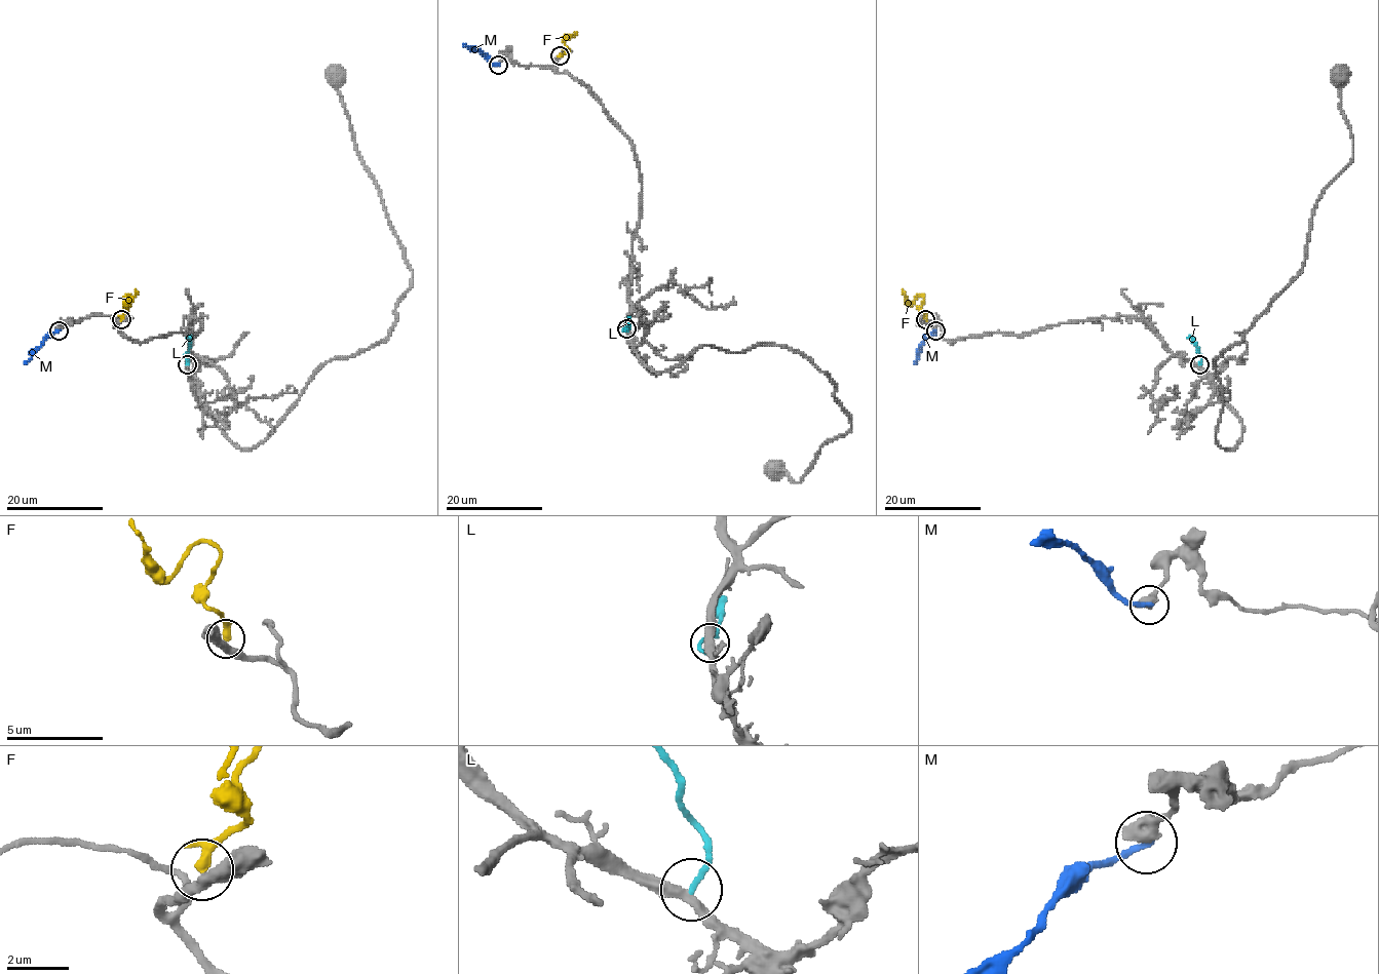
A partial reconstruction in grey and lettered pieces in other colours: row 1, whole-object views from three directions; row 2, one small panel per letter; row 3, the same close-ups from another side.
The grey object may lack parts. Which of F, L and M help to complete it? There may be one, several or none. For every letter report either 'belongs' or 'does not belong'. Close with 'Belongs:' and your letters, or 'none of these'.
F: does not belong
L: does not belong
M: does not belong
Belongs: none of these

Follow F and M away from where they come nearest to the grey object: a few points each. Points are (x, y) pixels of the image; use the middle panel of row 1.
F: (561, 55), (566, 50), (569, 53), (564, 41), (573, 31)
M: (497, 65), (474, 48), (462, 44)

